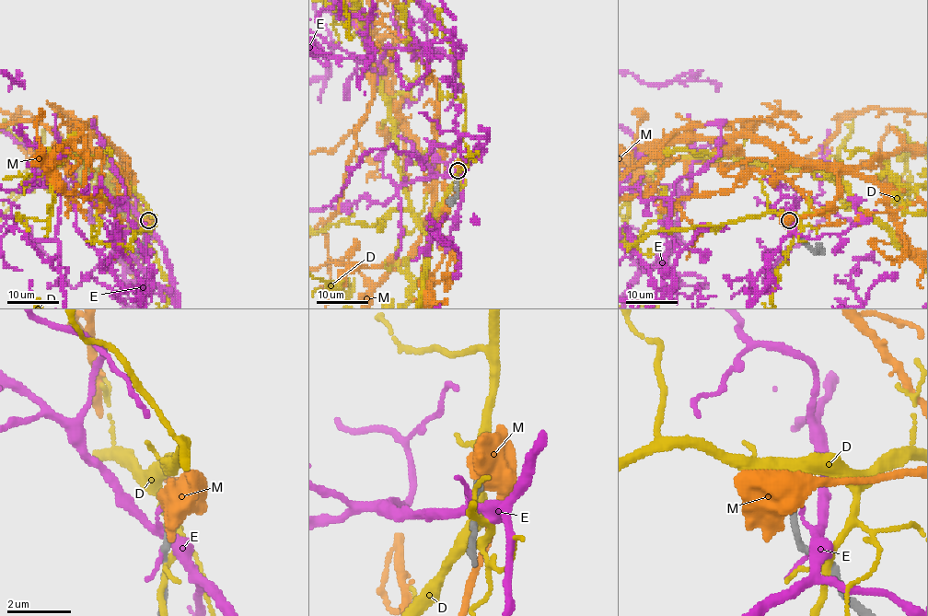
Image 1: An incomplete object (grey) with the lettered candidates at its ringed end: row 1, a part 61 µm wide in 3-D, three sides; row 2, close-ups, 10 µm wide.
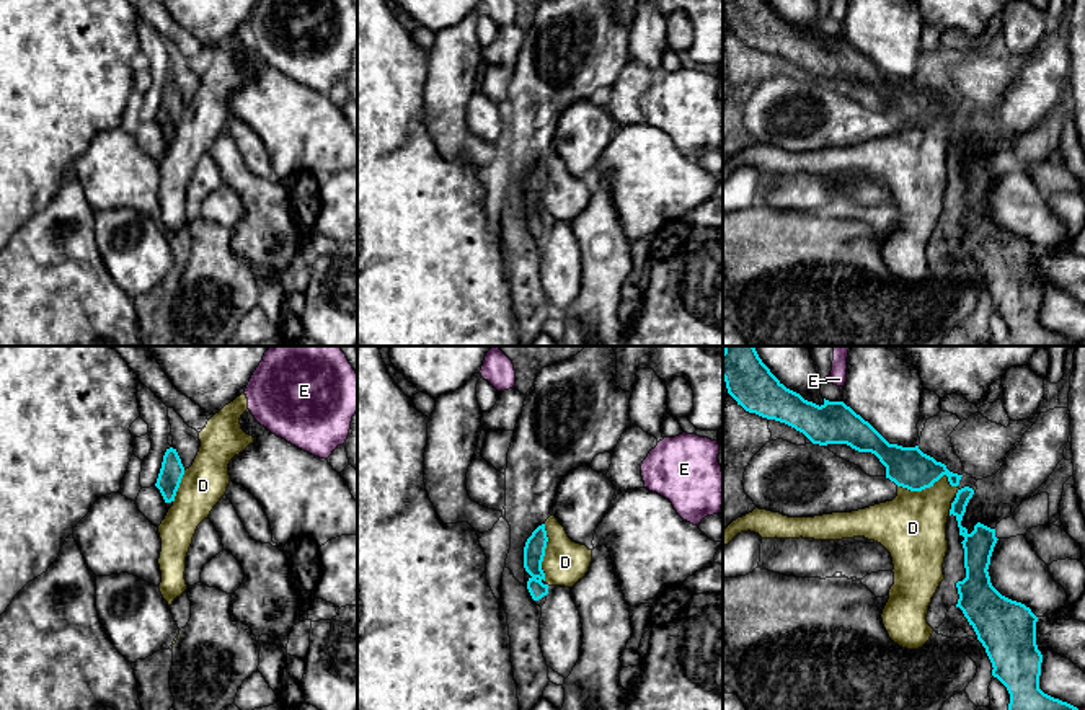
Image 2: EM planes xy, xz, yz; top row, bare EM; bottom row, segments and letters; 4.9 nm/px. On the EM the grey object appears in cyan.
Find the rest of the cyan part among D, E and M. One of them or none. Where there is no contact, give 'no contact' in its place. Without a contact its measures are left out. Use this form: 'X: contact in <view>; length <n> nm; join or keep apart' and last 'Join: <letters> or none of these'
D: contact in yz; length 300 nm; keep apart
E: no contact; keep apart
M: no contact; keep apart
Join: none of these

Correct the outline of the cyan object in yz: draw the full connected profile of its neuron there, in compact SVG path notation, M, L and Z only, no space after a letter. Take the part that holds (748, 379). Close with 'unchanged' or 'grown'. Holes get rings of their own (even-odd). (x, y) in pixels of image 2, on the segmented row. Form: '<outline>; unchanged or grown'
M724 346L723 379L728 393L746 411L785 423L803 433L813 444L847 444L871 452L886 467L886 478L910 491L933 486L943 475L958 486L963 475L923 454L919 446L889 444L868 421L844 402L819 406L786 388L762 362L754 346Z; unchanged

